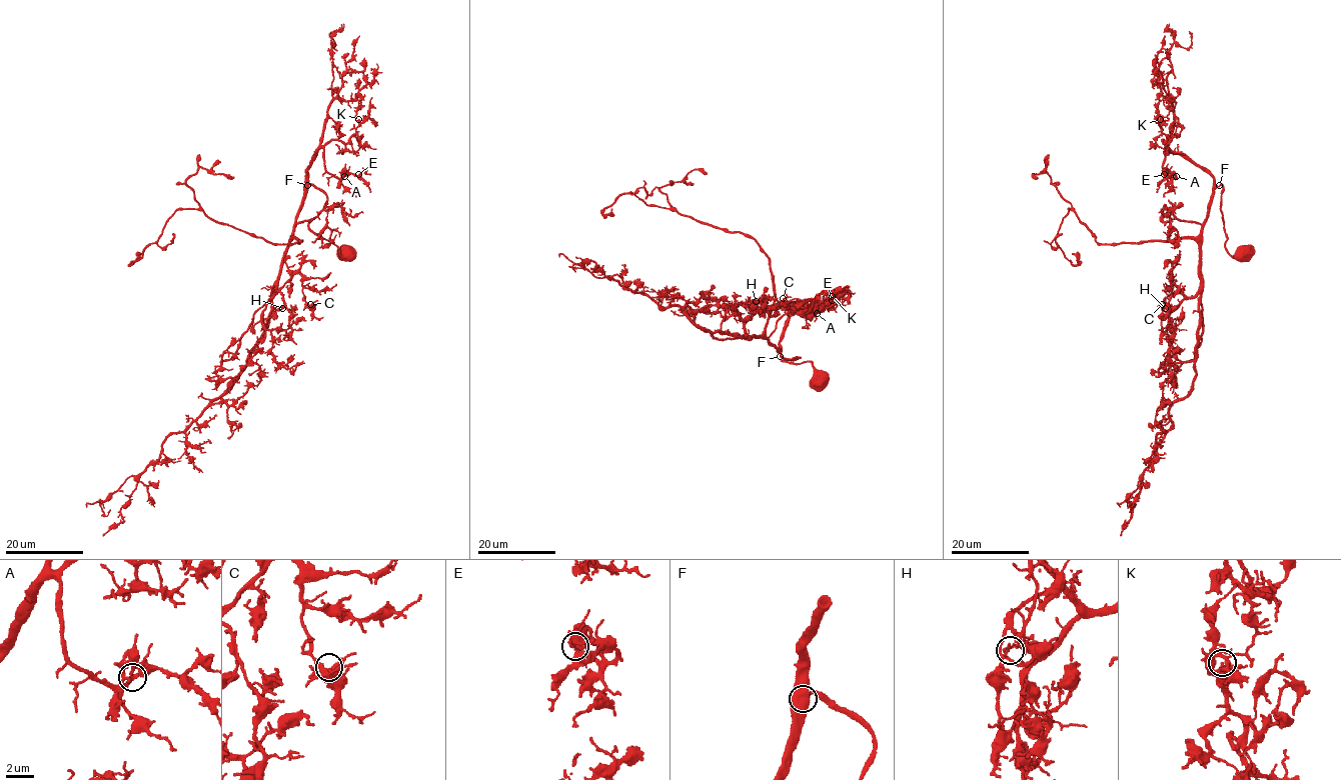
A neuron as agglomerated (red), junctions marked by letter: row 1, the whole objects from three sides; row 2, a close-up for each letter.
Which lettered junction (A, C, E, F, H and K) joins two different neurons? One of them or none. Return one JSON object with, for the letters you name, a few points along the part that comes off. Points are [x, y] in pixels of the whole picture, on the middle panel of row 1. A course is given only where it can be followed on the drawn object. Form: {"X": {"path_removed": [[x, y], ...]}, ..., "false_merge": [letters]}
{"false_merge": []}

